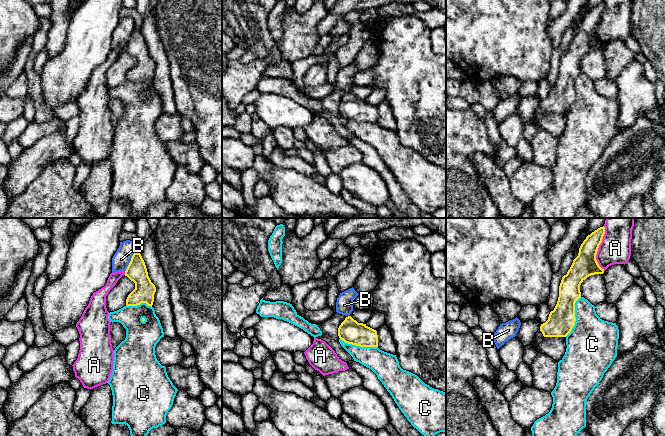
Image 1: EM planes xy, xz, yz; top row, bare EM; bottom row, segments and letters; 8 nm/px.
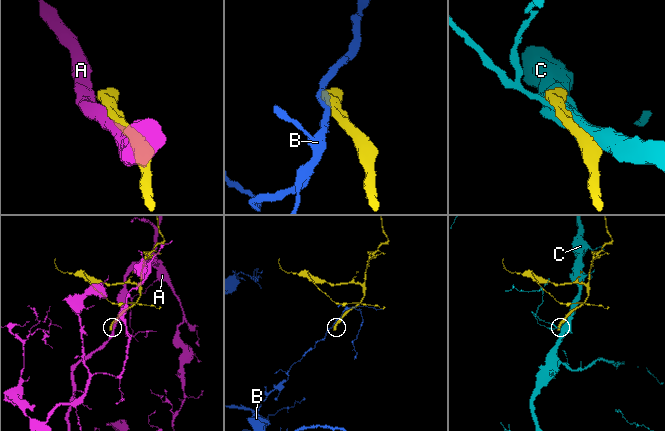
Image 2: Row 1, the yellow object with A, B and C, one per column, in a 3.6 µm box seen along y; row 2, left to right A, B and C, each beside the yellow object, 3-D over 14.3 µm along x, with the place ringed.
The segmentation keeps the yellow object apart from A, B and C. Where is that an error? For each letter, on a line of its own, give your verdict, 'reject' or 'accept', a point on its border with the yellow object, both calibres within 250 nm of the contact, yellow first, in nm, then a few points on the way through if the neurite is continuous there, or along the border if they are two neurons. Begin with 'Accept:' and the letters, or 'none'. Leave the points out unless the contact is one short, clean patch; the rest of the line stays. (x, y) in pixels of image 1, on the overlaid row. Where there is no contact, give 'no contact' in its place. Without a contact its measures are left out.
Accept: none
A: reject; meets yellow in yz at (598, 247); 190 nm thick on the yellow side, 260 nm on the other
B: reject; meets yellow in xy at (130, 262); 160 nm thick on the yellow side, 140 nm on the other
C: reject; meets yellow in yz at (574, 316); 220 nm thick on the yellow side, 380 nm on the other

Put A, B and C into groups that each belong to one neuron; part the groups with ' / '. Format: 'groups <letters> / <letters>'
groups A / B / C

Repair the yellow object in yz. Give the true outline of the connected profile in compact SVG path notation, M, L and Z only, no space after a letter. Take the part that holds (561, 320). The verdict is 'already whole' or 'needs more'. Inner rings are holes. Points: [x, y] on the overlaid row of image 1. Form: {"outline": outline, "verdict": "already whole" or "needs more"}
{"outline": "M600 227L586 237L579 248L578 256L567 274L562 277L559 286L559 297L548 320L541 324L531 345L537 350L537 346L546 337L566 337L575 325L575 303L581 297L580 285L589 276L603 274L596 254L605 234L605 227Z", "verdict": "needs more"}

